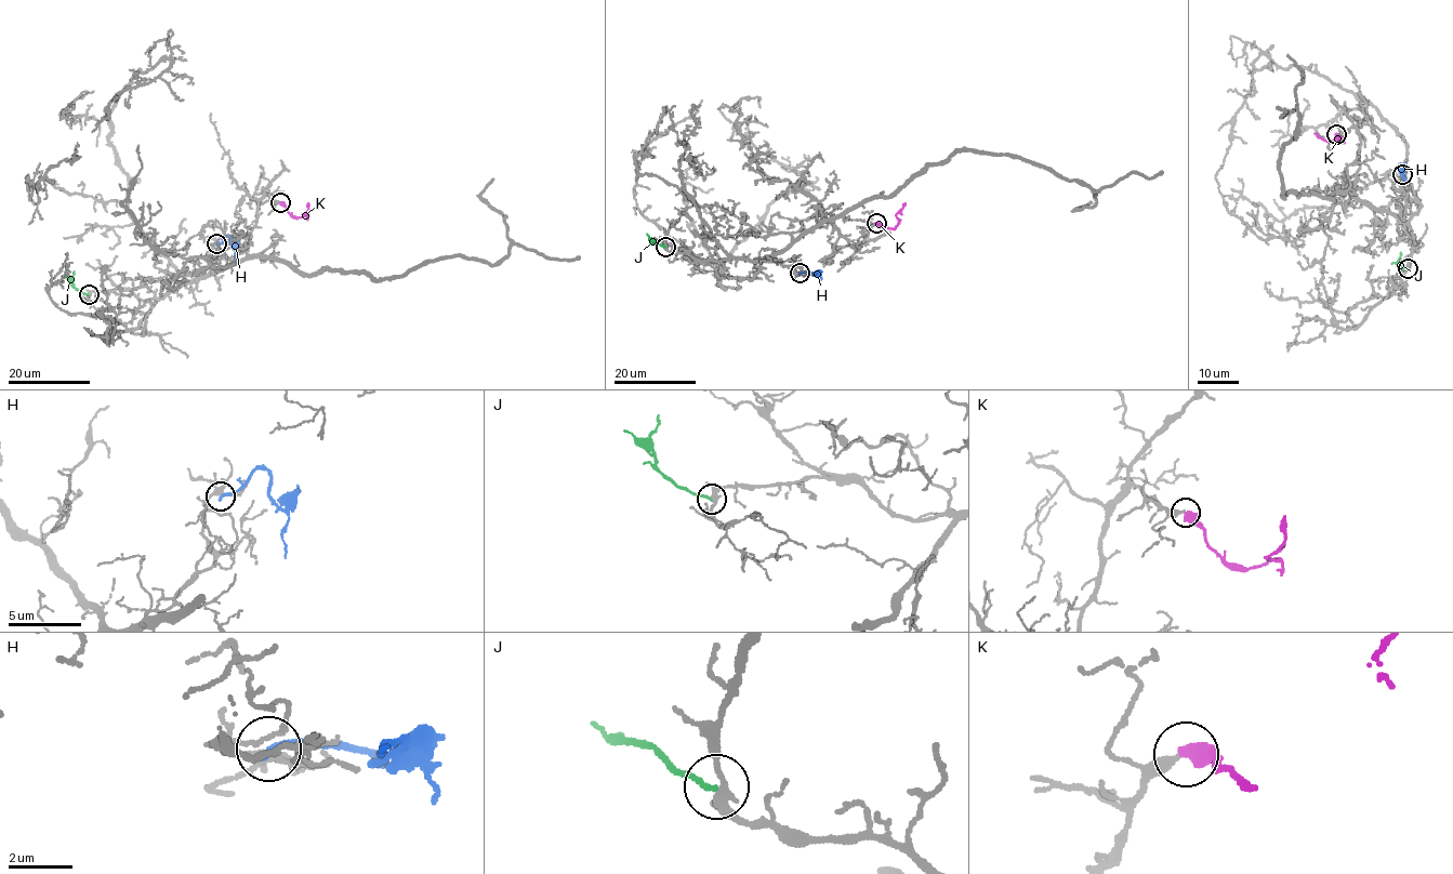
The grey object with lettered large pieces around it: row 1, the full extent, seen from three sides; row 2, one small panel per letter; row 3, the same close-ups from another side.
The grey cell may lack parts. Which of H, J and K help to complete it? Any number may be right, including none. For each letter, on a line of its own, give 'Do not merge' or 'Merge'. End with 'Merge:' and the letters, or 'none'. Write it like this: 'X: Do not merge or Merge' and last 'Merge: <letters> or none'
H: Do not merge
J: Do not merge
K: Do not merge
Merge: none

